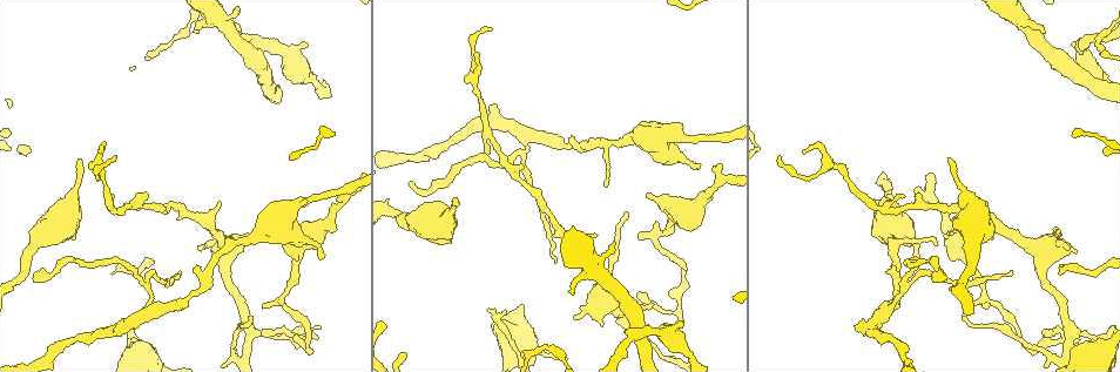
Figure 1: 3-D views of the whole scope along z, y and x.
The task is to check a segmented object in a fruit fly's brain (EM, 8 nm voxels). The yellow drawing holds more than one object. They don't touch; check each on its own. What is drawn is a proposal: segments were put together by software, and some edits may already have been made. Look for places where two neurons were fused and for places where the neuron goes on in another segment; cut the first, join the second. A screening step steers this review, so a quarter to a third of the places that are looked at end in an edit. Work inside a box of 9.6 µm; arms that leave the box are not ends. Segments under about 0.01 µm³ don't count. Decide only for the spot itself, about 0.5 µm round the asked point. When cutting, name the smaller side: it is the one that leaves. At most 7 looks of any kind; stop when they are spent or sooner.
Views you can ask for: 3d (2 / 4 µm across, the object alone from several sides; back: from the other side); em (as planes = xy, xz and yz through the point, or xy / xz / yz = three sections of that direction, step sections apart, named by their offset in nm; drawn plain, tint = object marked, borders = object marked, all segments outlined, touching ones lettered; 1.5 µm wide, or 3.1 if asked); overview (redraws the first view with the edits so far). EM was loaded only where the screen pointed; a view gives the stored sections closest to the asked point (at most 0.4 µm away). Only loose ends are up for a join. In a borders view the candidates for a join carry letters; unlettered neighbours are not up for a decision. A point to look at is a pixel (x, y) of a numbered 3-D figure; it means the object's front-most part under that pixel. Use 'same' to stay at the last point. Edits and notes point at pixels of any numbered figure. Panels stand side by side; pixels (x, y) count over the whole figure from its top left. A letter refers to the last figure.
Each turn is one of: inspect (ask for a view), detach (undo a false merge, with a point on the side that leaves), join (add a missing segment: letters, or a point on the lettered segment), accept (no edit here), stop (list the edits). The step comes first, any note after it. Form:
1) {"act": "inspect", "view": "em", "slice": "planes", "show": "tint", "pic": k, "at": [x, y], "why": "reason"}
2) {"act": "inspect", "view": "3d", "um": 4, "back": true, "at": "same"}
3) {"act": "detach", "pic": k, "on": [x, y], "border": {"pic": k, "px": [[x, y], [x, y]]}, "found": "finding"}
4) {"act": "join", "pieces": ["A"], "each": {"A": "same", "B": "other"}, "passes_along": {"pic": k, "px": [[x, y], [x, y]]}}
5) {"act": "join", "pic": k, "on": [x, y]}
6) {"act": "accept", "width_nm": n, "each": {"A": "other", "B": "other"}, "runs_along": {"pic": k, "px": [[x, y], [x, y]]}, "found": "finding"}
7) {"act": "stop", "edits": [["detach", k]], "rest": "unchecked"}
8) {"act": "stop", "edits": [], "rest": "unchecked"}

{"act": "inspect", "view": "em", "slice": "xz", "step": 8, "show": "borders", "pic": 1, "at": [1078, 340], "why": "tapers out"}

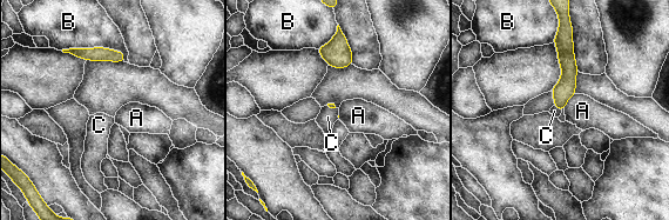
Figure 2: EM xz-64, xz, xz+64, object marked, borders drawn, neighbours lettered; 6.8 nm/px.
{"act": "join", "pieces": ["C"], "each": {"A": "other", "B": "other", "C": "same"}, "passes_along": {"pic": 2, "px": [[565, 88], [558, 108], [554, 111]]}, "found": "it goes on there"}

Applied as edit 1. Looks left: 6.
{"act": "inspect", "view": "em", "slice": "xz", "step": 8, "show": "tint", "pic": 1, "at": [574, 294], "why": "branch stops here"}

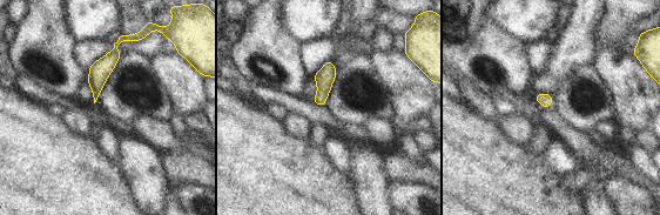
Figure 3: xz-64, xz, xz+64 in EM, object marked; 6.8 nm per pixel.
{"act": "inspect", "view": "em", "slice": "planes", "show": "borders", "at": "same"}

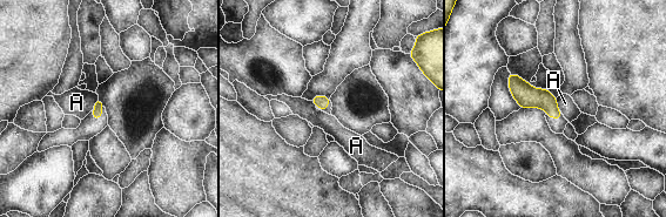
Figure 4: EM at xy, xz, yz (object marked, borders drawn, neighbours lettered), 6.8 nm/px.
{"act": "accept", "longest_contact_nm": ["A", 100], "each": {"A": "other"}, "runs_along": {"pic": 4, "px": [[511, 78], [557, 115]]}, "found": "no lettered segment goes on from it"}

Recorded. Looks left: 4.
{"act": "inspect", "view": "em", "slice": "planes", "show": "plain", "pic": 1, "at": [80, 162], "why": "branch stops here"}

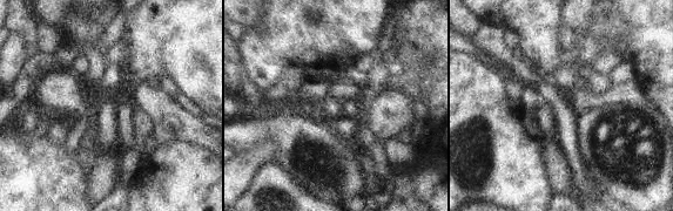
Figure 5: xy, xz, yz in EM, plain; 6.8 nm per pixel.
{"act": "inspect", "view": "em", "slice": "planes", "show": "borders", "at": "same"}

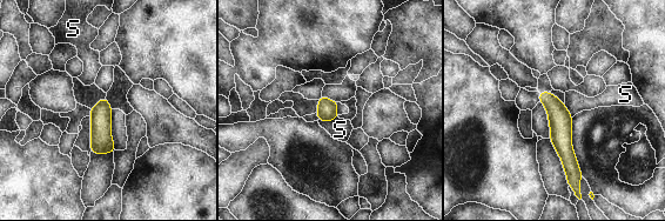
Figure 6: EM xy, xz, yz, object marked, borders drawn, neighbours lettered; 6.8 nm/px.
{"act": "accept", "width_nm": 140, "each": {"S": "other"}, "border": {"pic": 6, "px": [[337, 116], [328, 121], [318, 120]]}, "found": "none of them fits"}

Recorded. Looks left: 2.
{"act": "stop", "edits": [["join", 2]], "rest": "unchecked"}

